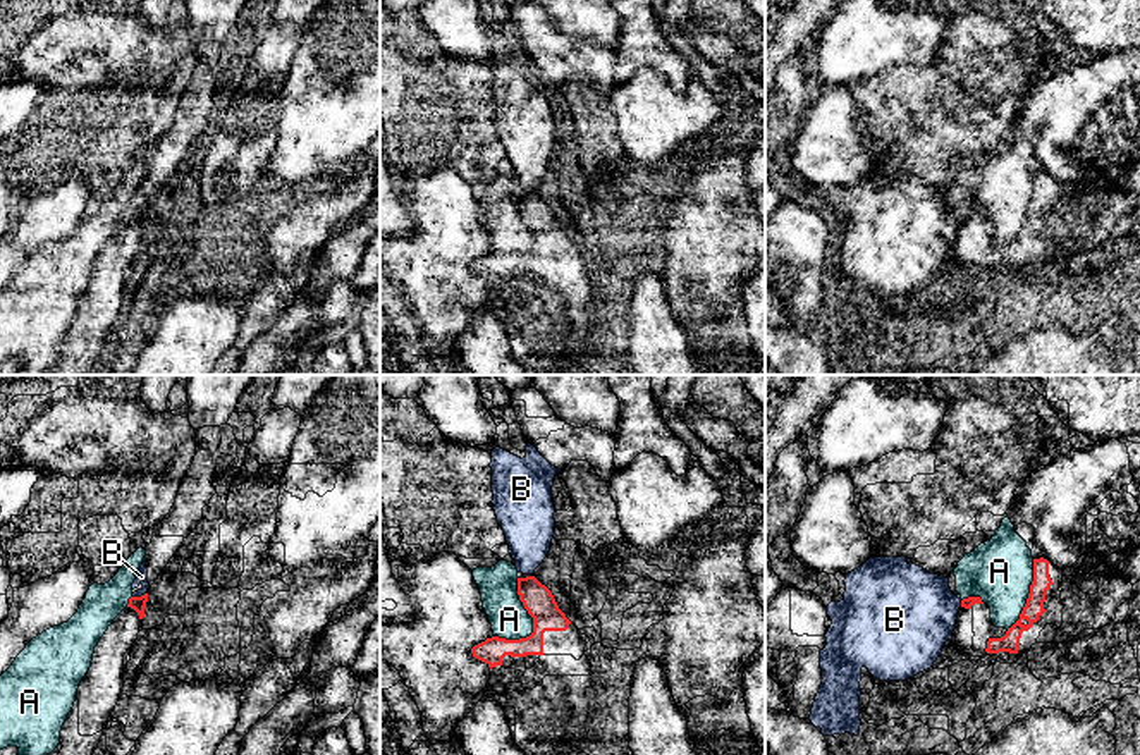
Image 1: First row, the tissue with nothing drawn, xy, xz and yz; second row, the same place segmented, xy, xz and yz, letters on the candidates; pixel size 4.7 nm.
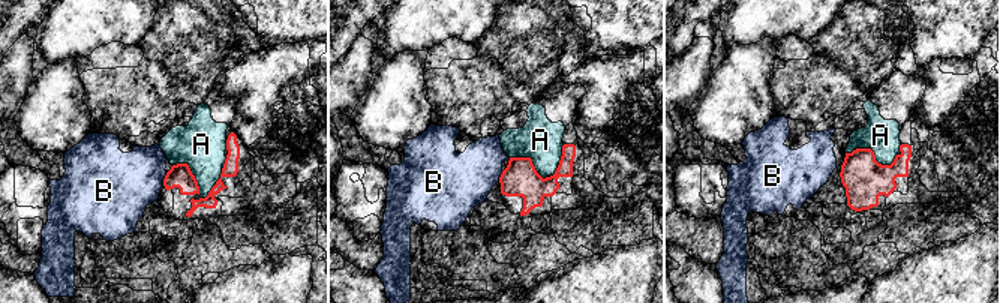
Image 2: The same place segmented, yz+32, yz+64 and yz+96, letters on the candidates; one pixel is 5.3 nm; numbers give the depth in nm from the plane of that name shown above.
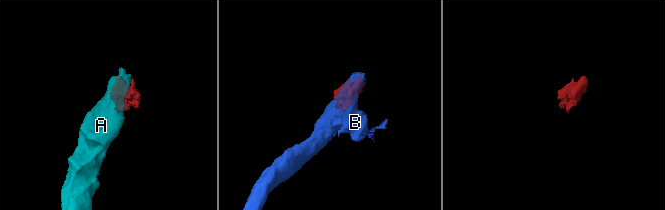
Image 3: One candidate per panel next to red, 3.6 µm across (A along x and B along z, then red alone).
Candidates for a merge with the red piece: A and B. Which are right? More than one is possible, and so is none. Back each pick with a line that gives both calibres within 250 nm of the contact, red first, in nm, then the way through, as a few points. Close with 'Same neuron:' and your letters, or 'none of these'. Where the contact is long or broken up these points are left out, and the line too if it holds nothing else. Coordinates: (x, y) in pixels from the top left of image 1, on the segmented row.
Same neuron: none of these

